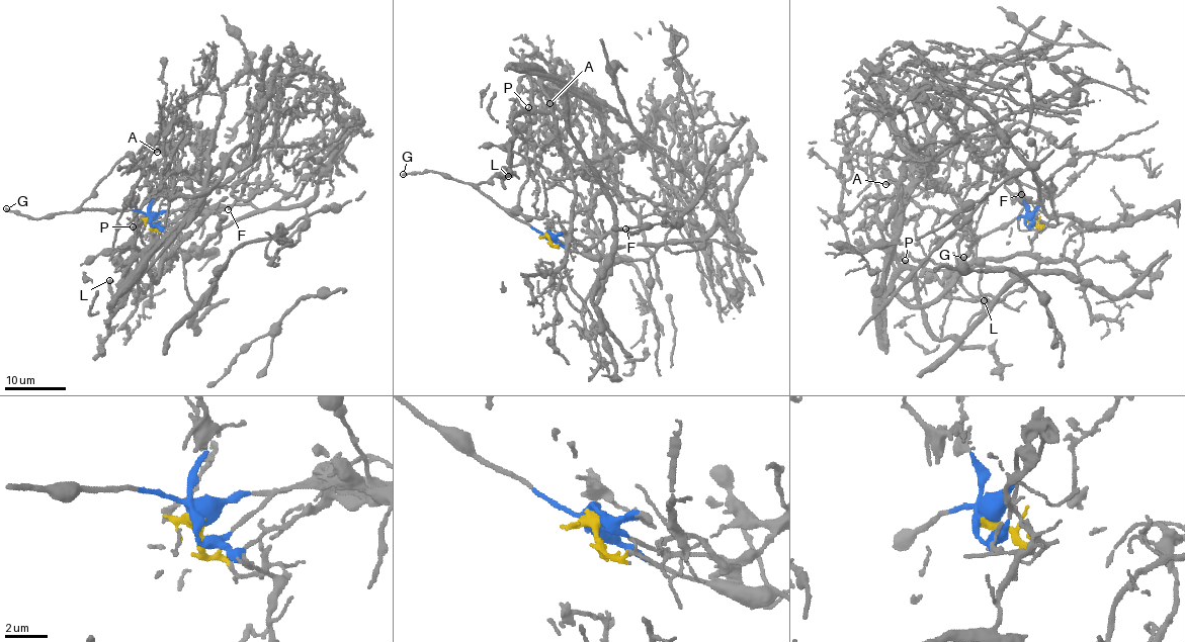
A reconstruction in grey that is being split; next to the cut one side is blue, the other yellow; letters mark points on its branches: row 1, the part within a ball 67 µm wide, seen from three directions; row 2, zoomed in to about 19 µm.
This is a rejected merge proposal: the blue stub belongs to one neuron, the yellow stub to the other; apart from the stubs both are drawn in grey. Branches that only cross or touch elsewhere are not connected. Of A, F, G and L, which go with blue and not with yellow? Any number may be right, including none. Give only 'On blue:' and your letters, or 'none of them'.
On blue: A, F, G

